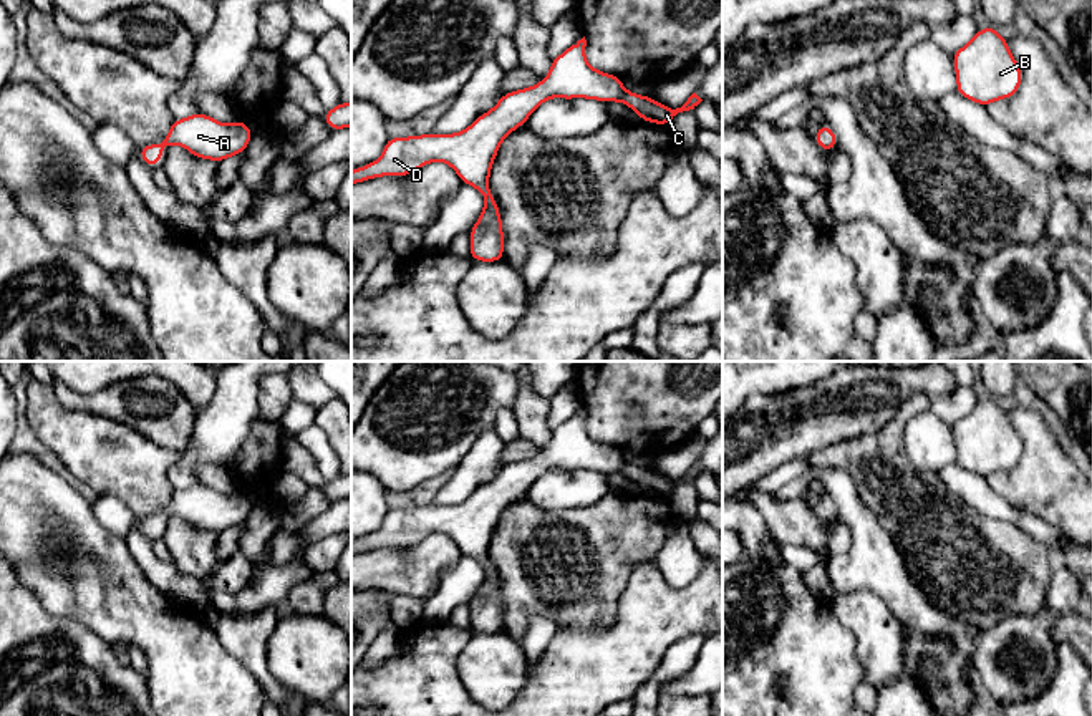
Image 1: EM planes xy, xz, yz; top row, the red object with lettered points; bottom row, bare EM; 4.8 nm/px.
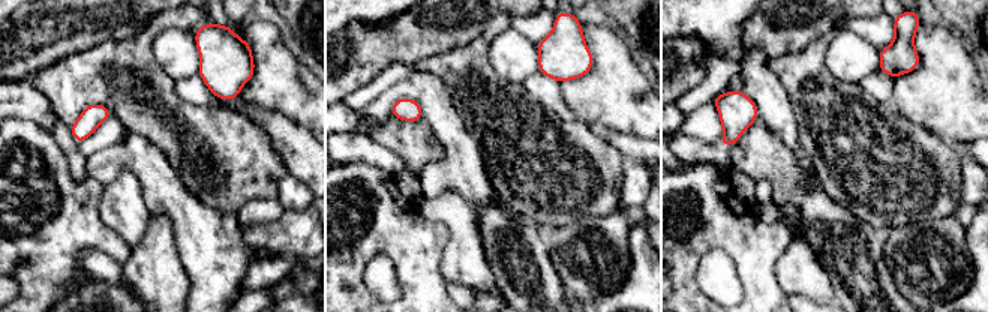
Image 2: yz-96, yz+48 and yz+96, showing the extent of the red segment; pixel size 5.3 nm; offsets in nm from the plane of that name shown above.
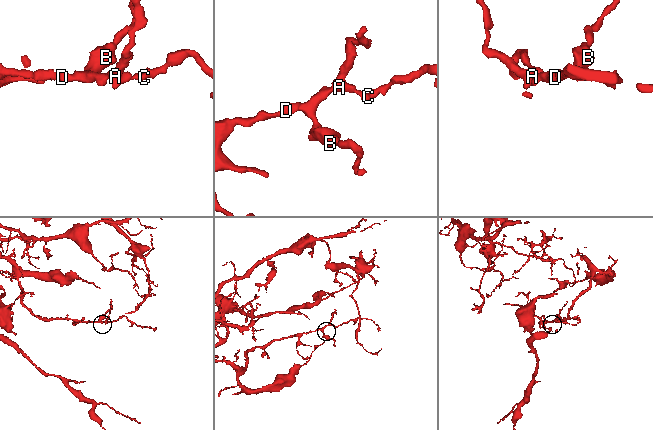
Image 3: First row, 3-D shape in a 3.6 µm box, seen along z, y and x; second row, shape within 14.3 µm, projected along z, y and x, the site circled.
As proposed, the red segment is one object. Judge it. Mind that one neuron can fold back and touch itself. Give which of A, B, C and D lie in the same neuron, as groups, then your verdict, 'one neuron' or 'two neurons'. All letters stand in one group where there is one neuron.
A B C D; one neuron

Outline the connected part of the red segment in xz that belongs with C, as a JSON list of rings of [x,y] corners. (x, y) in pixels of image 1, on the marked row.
[[[585,36],[567,48],[562,55],[552,60],[552,66],[545,80],[537,83],[532,88],[515,90],[500,96],[499,103],[487,113],[482,113],[476,121],[456,134],[434,134],[428,133],[423,136],[408,136],[408,138],[388,138],[383,154],[378,161],[370,162],[363,167],[351,171],[351,186],[355,182],[365,182],[381,176],[409,176],[419,167],[432,162],[442,161],[449,164],[462,184],[479,189],[484,196],[484,210],[474,227],[471,229],[471,260],[479,262],[500,262],[504,260],[504,232],[499,206],[489,187],[489,176],[497,151],[502,141],[519,126],[525,124],[534,109],[547,101],[548,98],[587,98],[598,99],[603,103],[621,101],[628,108],[635,109],[640,114],[641,121],[656,123],[668,126],[678,113],[694,109],[703,99],[693,93],[681,108],[668,108],[661,103],[656,103],[650,94],[640,96],[623,88],[621,78],[610,73],[602,73],[592,68],[585,60]]]

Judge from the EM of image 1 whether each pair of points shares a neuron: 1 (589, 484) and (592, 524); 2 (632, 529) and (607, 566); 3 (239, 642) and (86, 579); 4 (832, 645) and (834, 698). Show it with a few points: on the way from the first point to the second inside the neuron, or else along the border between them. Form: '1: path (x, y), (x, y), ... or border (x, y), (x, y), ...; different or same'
1: border (608, 491), (587, 506), (552, 511); different
2: path (623, 537), (607, 557); same
3: border (214, 630), (219, 643), (241, 665); different
4: path (832, 658), (834, 685); same

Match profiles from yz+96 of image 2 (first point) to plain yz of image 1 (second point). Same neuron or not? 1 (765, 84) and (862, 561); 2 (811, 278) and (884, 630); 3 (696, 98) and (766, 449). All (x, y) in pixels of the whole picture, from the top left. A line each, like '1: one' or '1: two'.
1: one
2: one
3: two

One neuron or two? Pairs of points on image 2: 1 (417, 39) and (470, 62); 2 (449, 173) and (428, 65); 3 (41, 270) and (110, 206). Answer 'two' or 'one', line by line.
1: two
2: two
3: two

